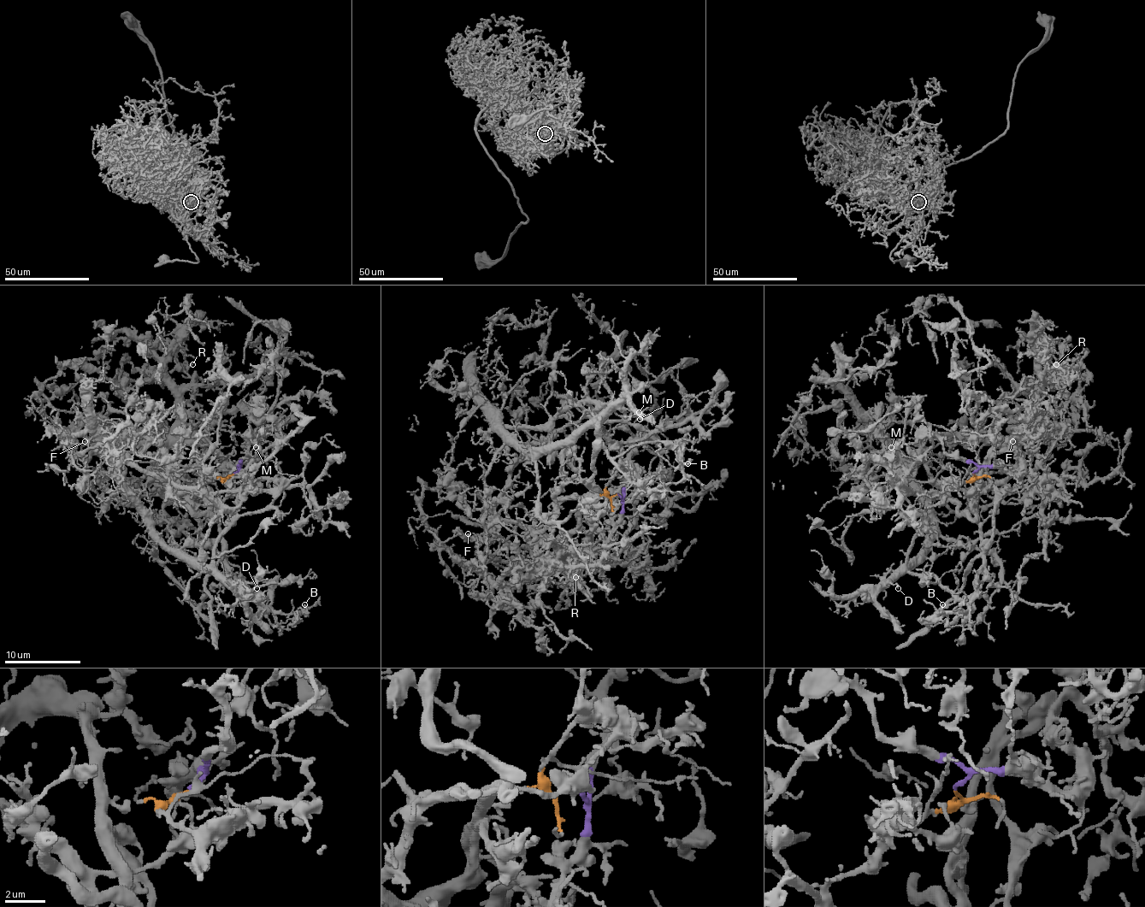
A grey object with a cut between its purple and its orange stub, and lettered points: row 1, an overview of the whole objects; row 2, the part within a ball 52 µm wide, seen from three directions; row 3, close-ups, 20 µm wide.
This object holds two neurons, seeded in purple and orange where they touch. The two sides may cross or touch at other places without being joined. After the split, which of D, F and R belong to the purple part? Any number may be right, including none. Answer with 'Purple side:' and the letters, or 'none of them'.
Purple side: F, R

